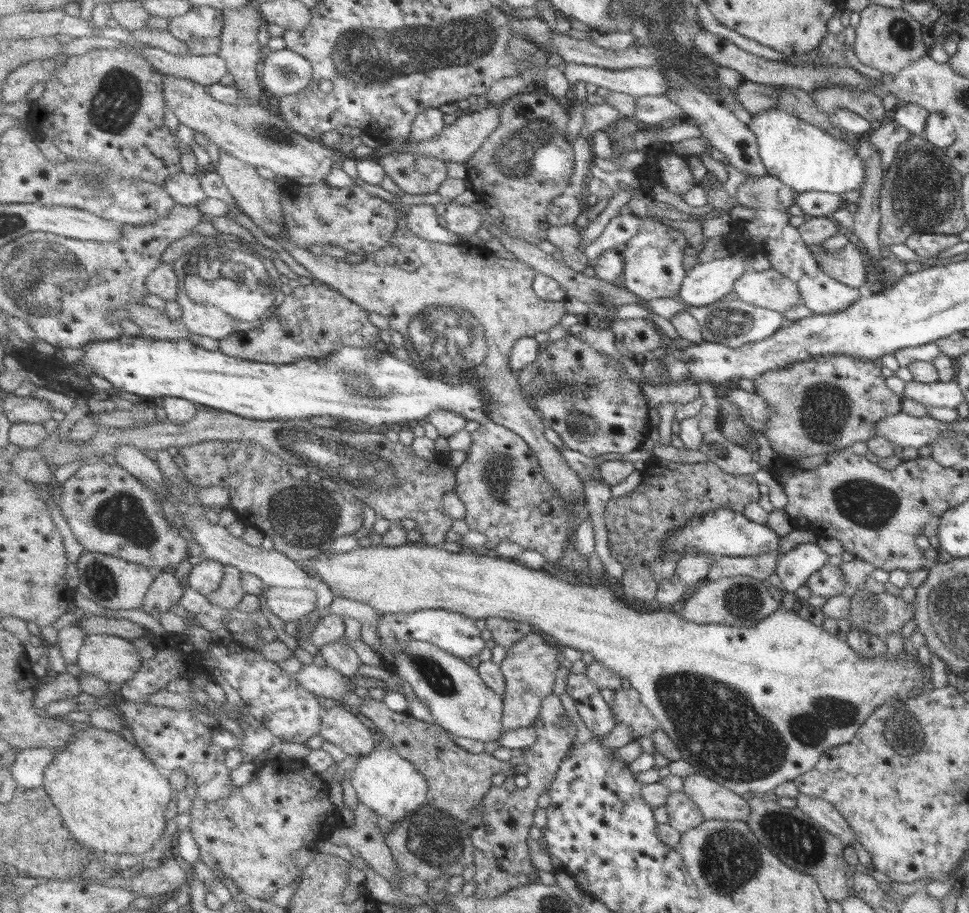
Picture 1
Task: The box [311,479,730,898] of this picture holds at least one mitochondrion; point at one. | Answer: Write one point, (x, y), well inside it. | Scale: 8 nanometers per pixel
(431, 840)

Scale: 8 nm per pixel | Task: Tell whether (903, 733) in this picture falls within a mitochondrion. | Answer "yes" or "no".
yes

